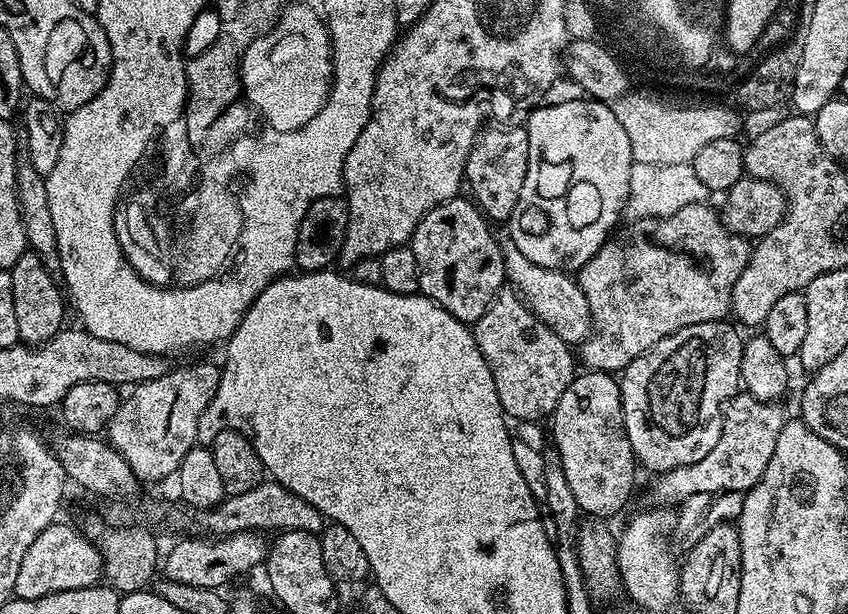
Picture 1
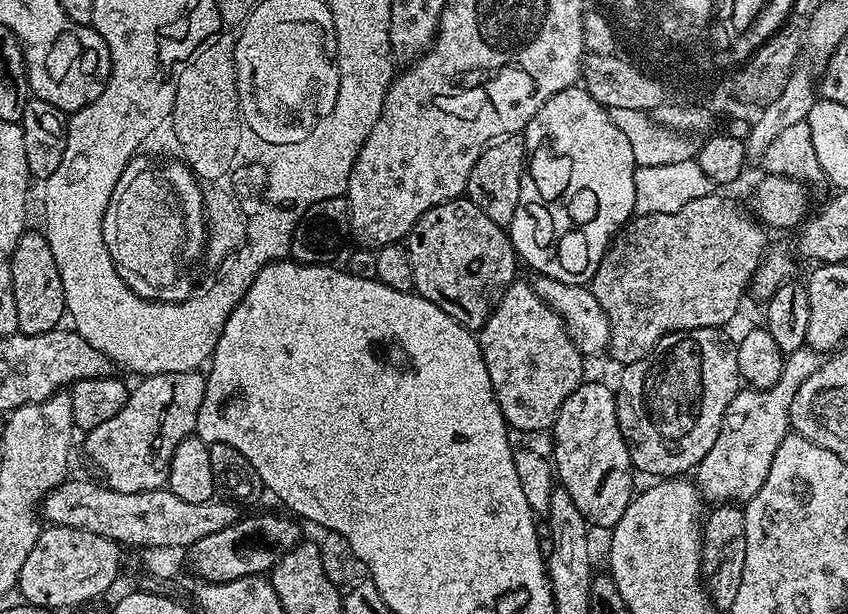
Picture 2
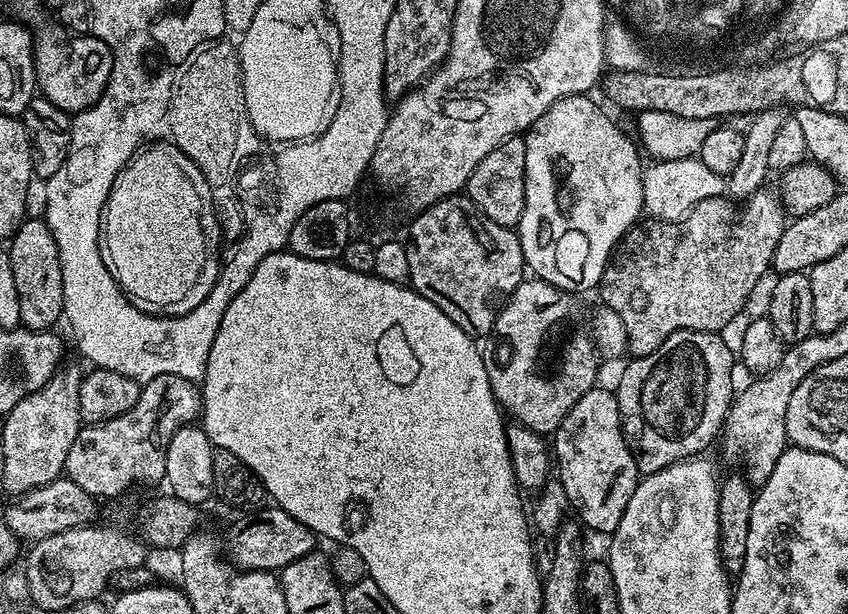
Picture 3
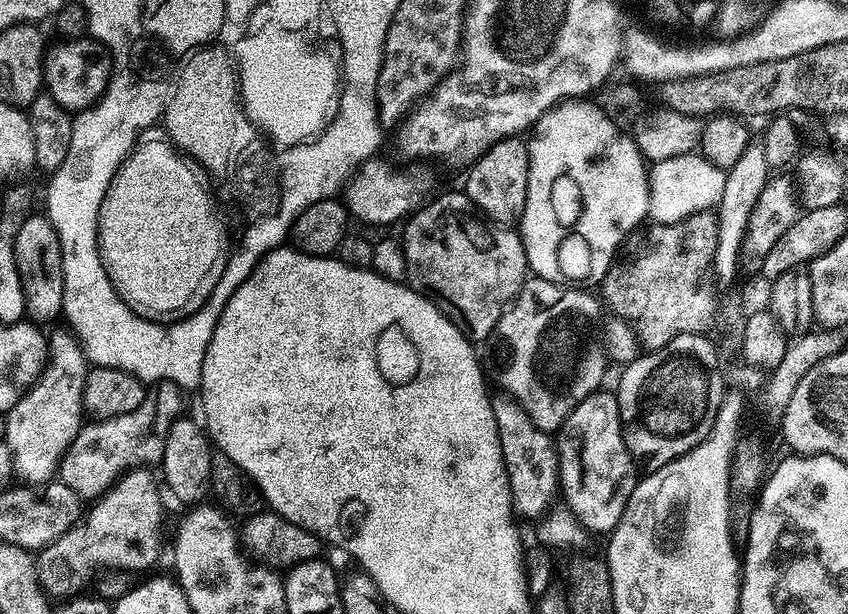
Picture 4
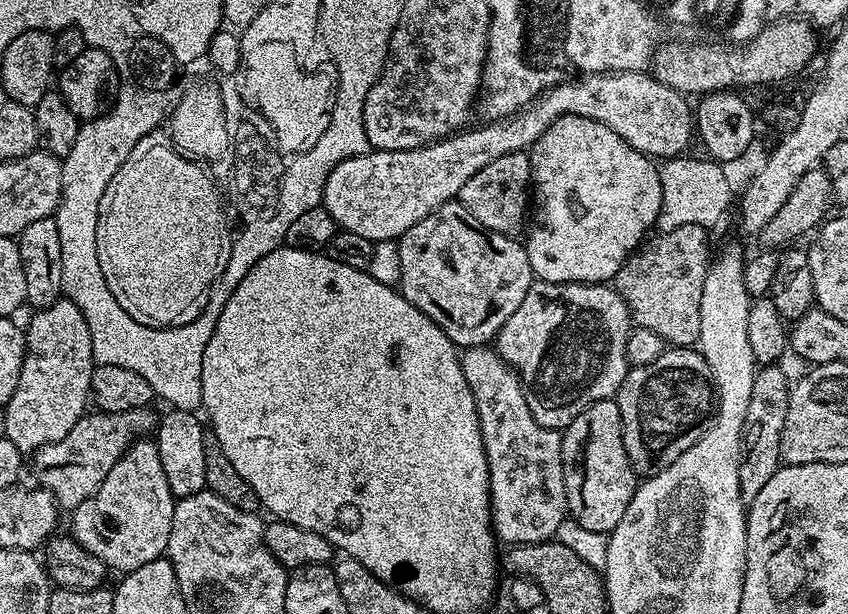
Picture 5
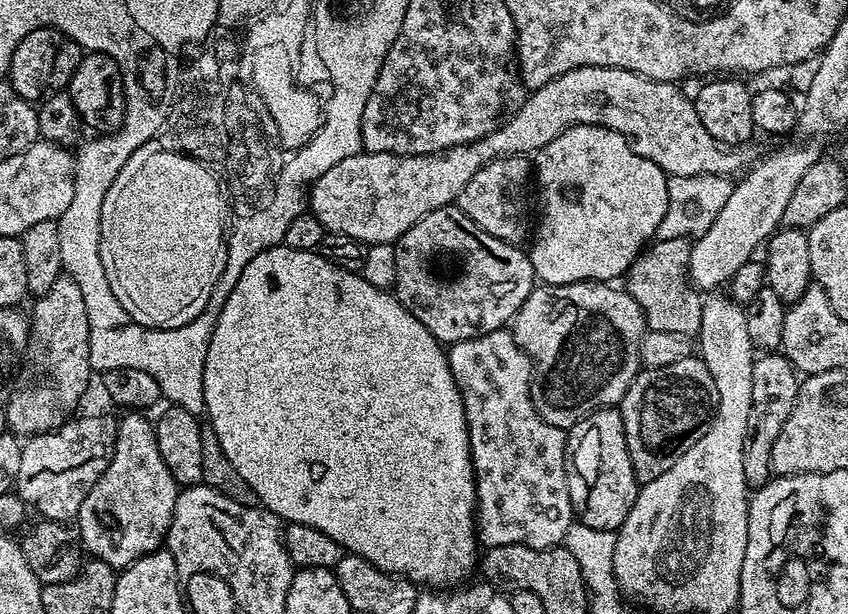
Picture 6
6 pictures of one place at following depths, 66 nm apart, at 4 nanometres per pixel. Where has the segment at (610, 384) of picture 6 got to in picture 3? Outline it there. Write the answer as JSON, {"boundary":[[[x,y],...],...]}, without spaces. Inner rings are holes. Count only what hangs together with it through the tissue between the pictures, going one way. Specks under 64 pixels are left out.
{"boundary":[[[525,278],[524,281],[514,290],[514,294],[504,304],[503,310],[498,314],[498,318],[494,322],[492,331],[486,337],[488,343],[488,352],[483,353],[484,365],[486,366],[486,374],[488,381],[492,387],[492,392],[496,396],[496,403],[511,419],[518,424],[524,424],[530,430],[541,434],[555,433],[556,428],[562,422],[562,418],[566,418],[566,414],[574,406],[574,402],[578,402],[578,398],[582,398],[582,394],[586,394],[597,383],[596,380],[596,360],[598,361],[598,353],[595,343],[590,335],[589,325],[586,323],[586,312],[580,309],[580,304],[575,295],[571,292],[563,292],[561,288],[555,288],[553,284],[548,284],[545,280],[539,278]]]}

